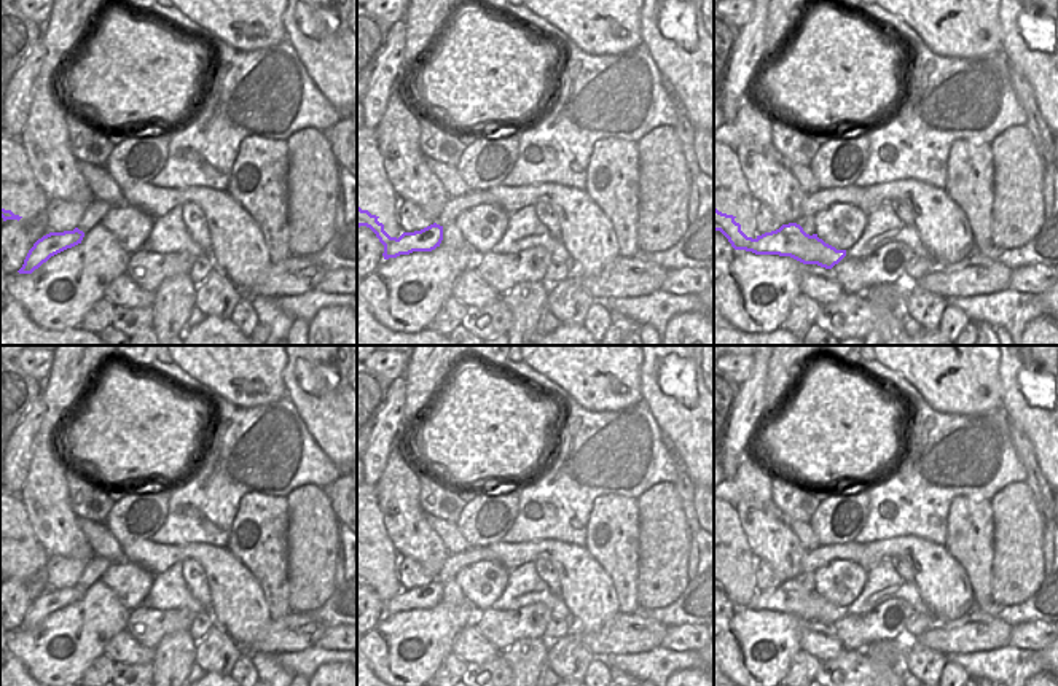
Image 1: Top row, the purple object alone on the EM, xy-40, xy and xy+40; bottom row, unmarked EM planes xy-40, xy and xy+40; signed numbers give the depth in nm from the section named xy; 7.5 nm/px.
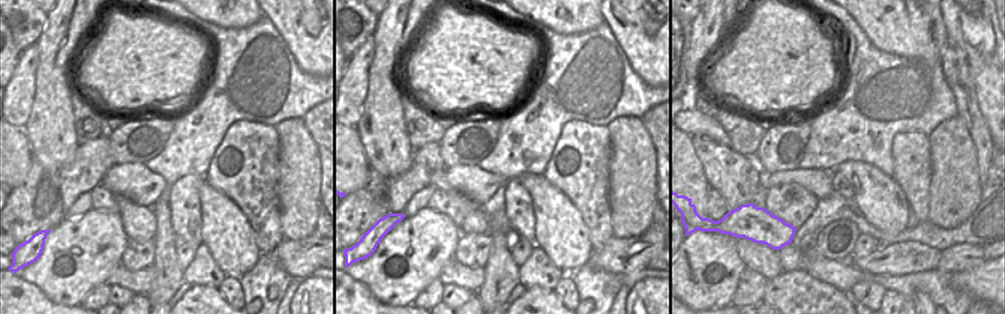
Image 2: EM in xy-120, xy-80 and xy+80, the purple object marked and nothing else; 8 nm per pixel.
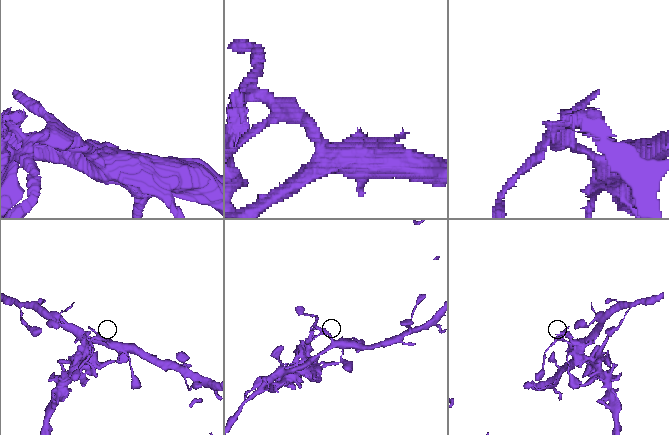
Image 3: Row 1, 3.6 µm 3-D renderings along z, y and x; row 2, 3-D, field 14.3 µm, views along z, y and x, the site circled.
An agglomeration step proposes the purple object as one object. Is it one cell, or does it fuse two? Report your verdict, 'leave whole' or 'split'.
split

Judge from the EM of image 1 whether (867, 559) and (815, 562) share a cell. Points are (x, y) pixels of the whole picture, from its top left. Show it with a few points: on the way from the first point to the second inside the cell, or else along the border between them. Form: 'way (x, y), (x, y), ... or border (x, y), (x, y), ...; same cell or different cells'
way (854, 553), (827, 553); same cell

